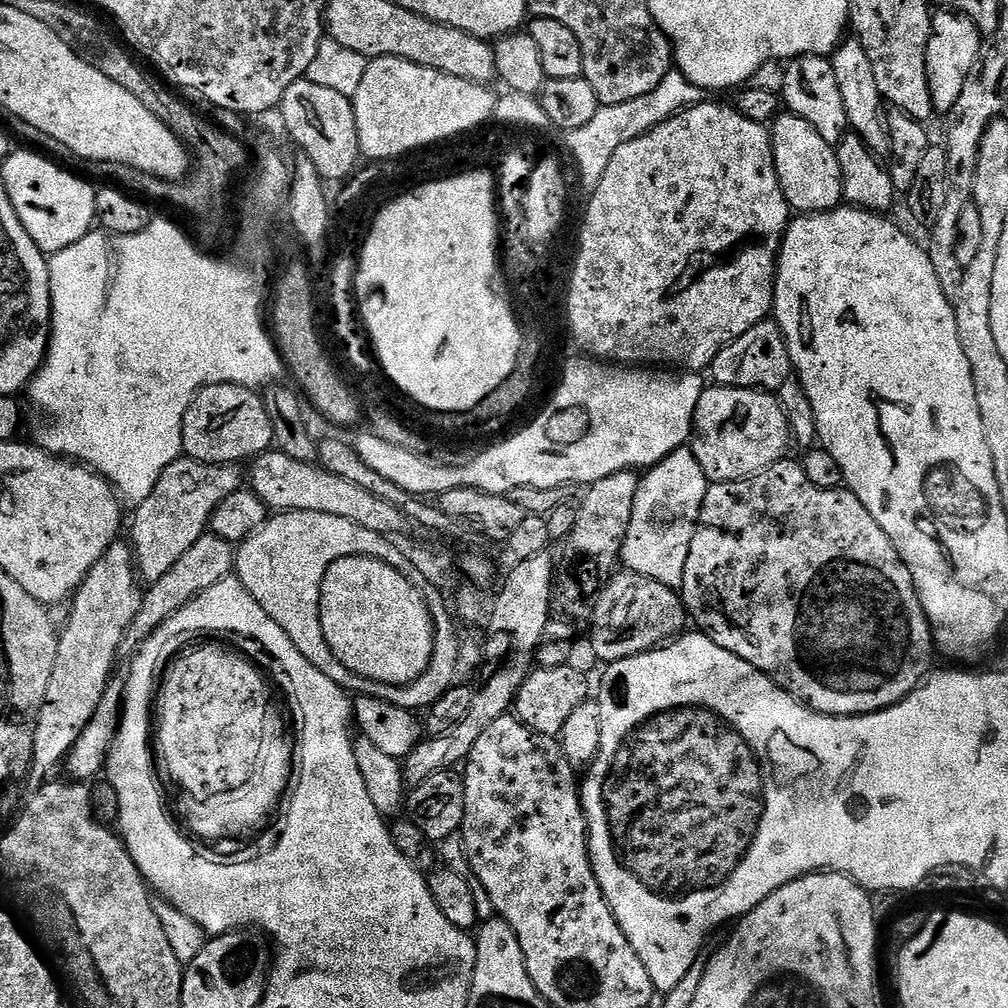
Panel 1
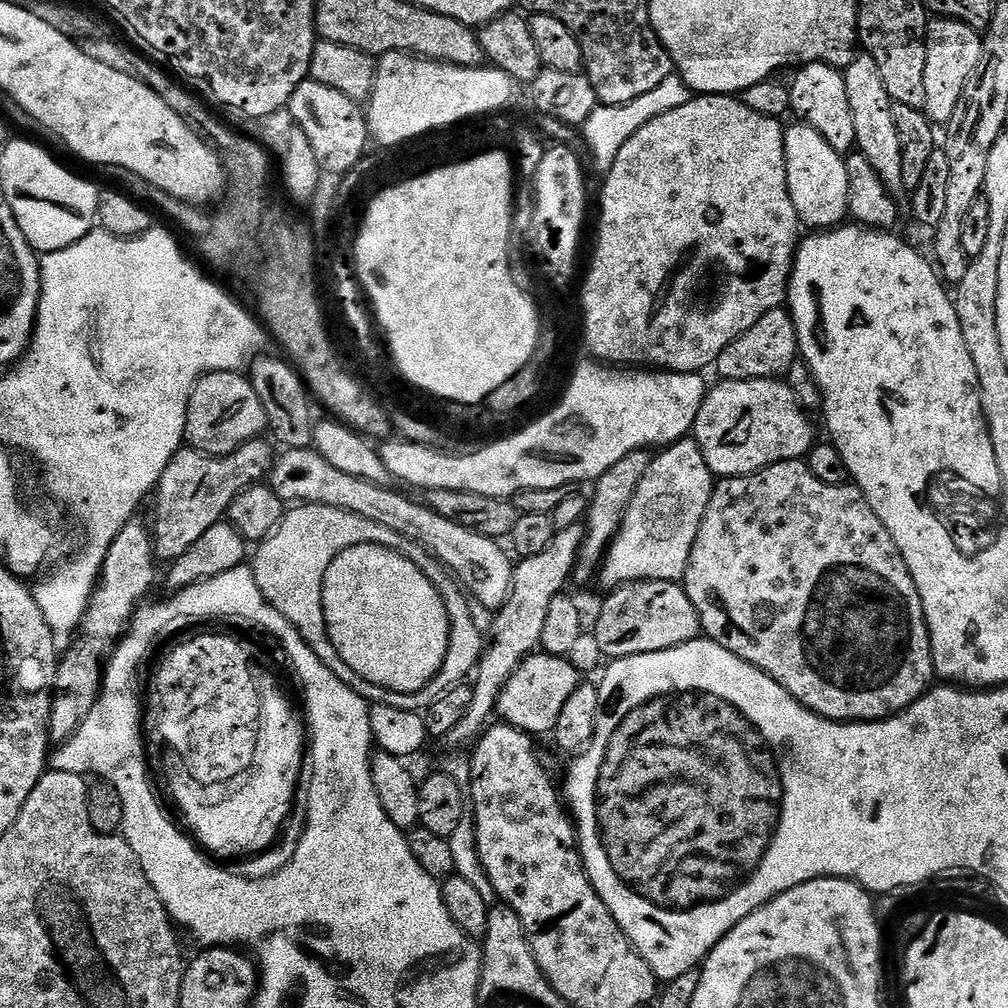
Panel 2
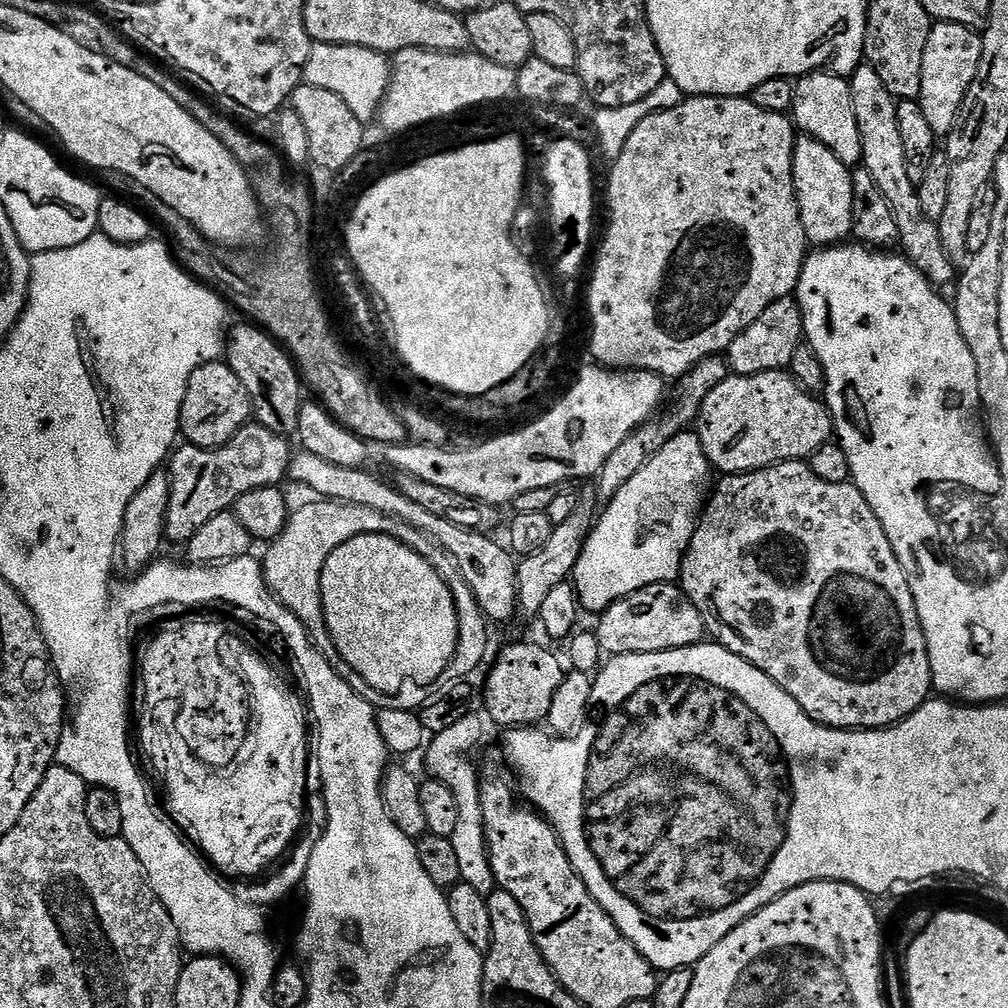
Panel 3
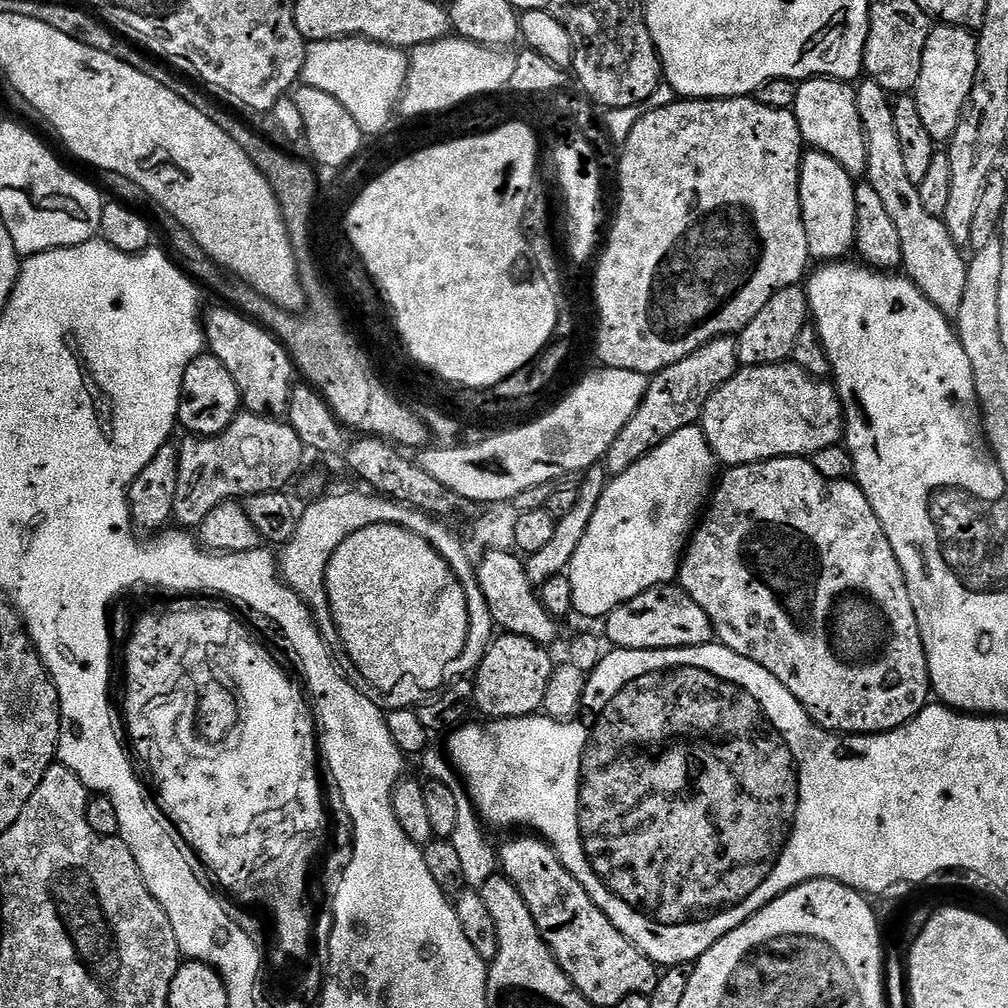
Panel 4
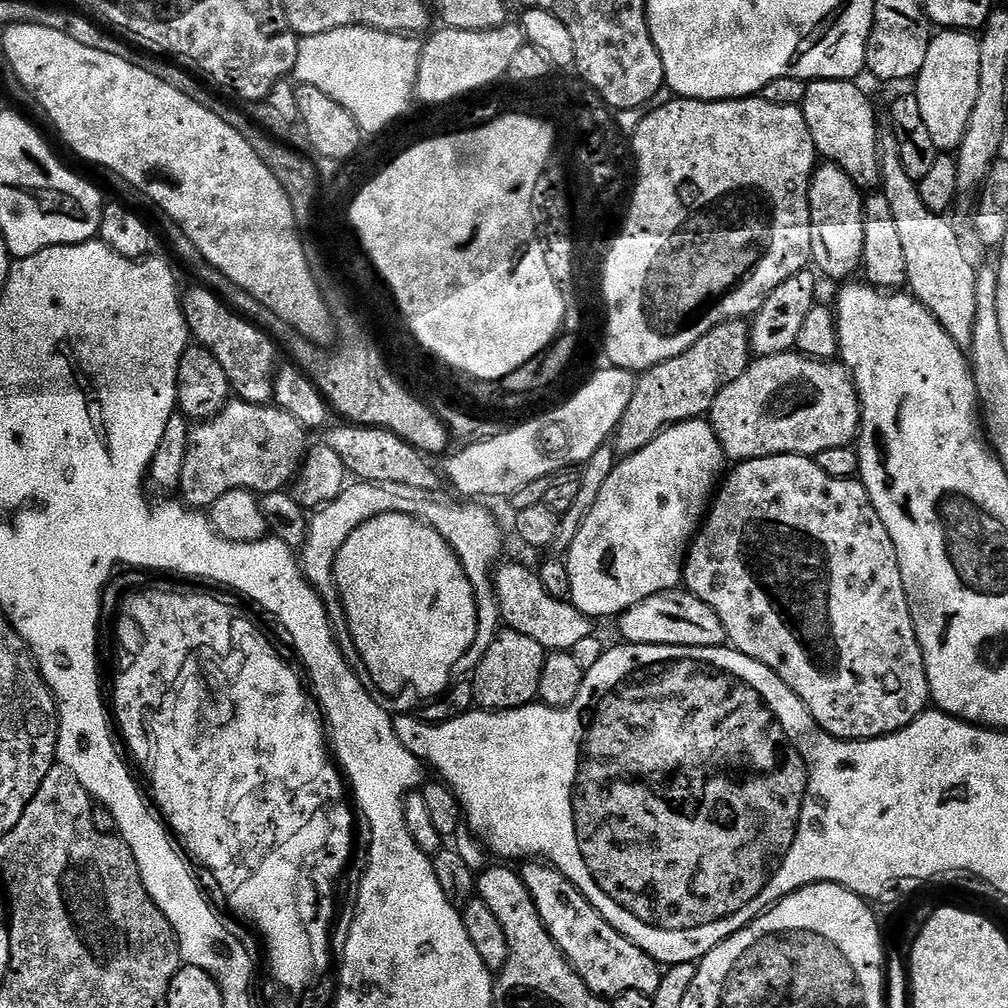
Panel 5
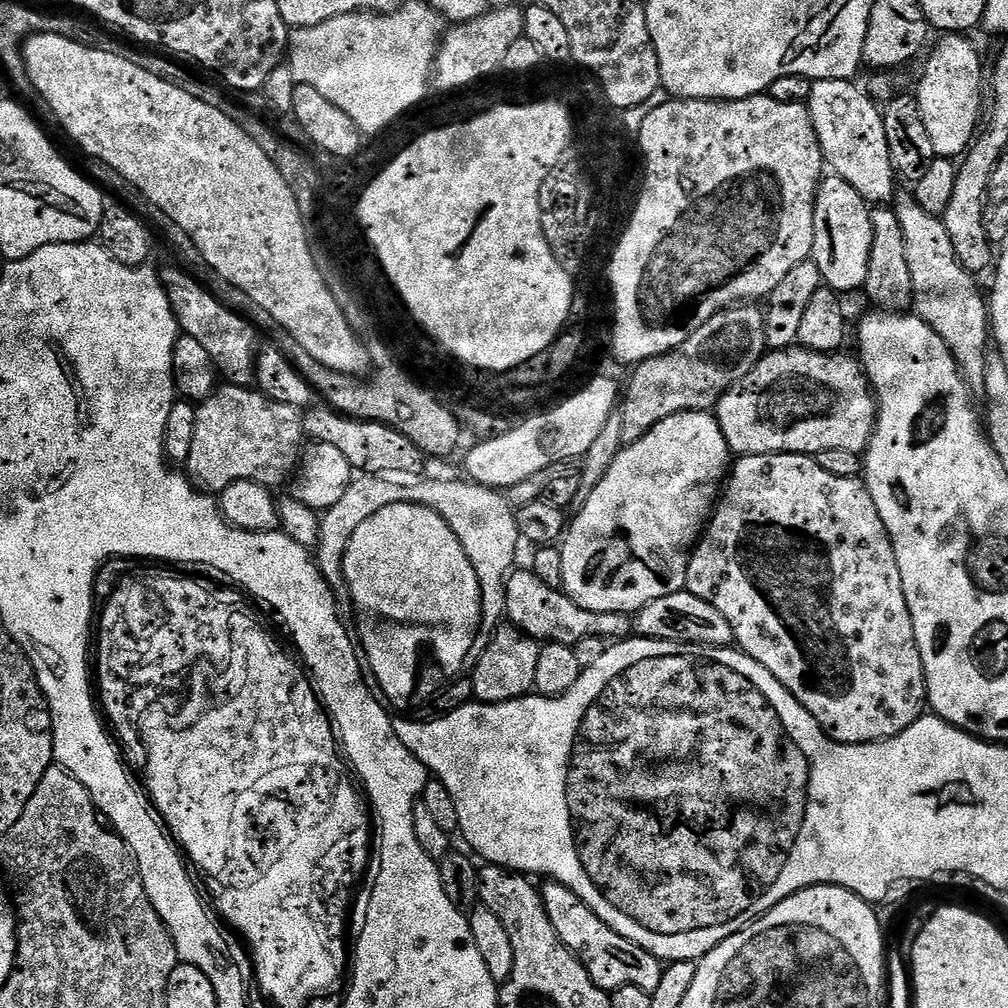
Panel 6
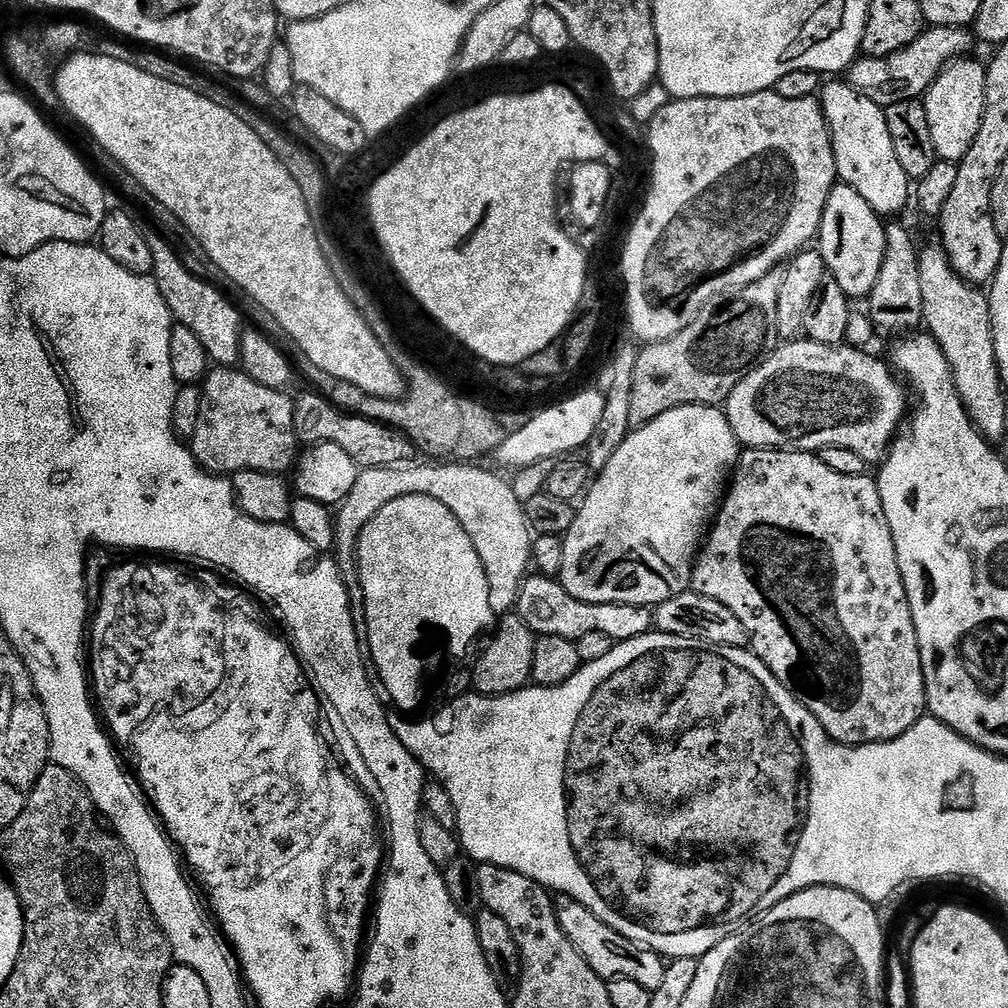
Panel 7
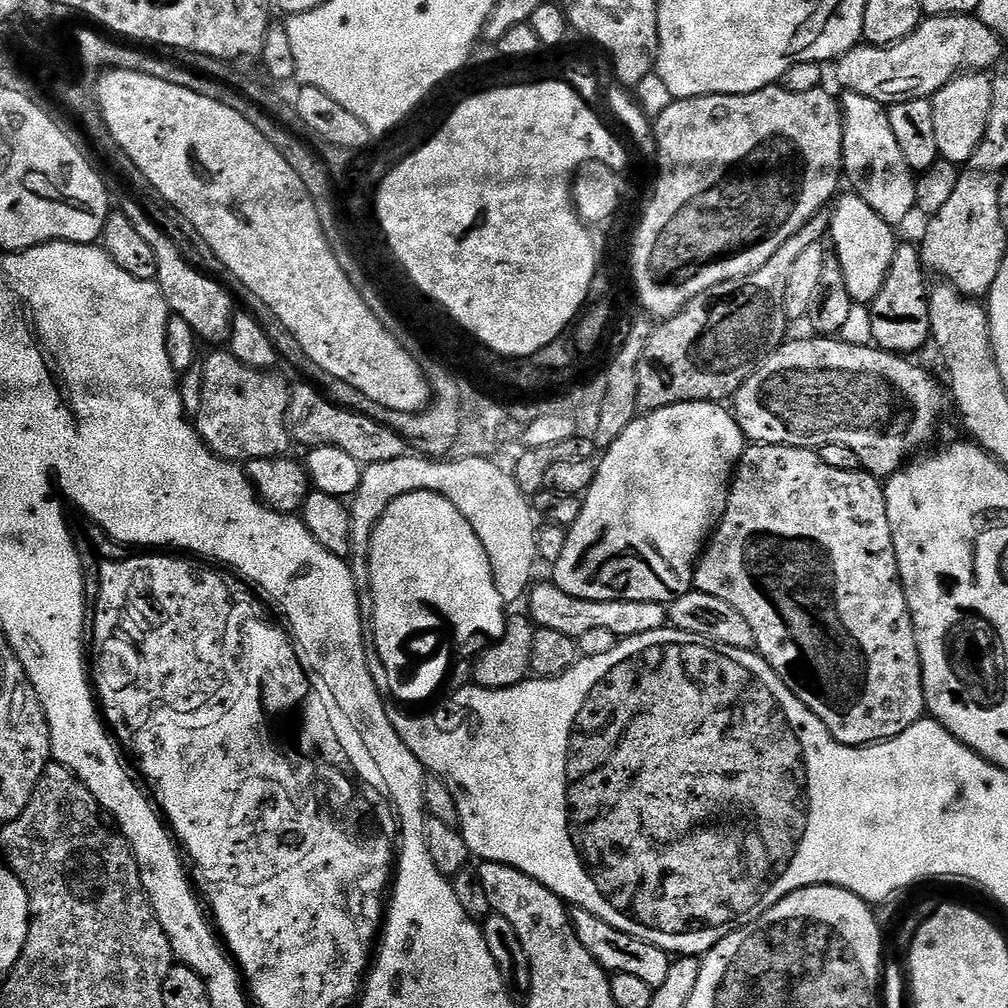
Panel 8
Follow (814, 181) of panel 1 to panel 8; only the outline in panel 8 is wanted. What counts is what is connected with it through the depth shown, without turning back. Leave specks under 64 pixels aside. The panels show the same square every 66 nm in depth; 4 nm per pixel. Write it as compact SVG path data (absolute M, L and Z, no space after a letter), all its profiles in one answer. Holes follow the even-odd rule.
M841 195L831 209L828 236L836 247L834 255L840 262L842 278L846 280L846 290L850 290L850 298L855 303L868 306L886 282L890 262L894 262L898 237L892 233L895 232L893 225L878 218L878 214L874 214L874 210L870 210L870 206L866 206L866 202L862 202L859 196L847 195Z

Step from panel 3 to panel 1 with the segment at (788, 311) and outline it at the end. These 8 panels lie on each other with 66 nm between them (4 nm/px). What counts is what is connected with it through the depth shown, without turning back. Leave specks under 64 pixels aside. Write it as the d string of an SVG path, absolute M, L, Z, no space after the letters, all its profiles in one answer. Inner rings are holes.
M769 318L758 322L758 326L750 326L742 338L730 342L730 346L726 346L718 358L714 358L710 375L721 388L758 388L771 393L780 389L787 380L793 379L790 350L775 319Z

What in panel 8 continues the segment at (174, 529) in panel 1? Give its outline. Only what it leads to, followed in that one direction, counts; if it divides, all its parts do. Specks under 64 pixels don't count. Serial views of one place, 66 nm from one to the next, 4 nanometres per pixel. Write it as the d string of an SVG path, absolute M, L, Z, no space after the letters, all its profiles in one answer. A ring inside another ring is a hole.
M212 350L208 357L202 360L204 366L204 385L202 386L202 406L200 413L194 418L194 427L196 432L204 440L204 445L214 453L215 456L221 456L223 460L231 460L233 462L249 462L251 460L274 459L283 457L288 452L288 444L290 445L290 433L286 427L288 423L288 398L290 395L289 385L283 384L272 370L261 370L259 368L251 368L242 362L238 362L238 358L234 358L234 354L227 350Z

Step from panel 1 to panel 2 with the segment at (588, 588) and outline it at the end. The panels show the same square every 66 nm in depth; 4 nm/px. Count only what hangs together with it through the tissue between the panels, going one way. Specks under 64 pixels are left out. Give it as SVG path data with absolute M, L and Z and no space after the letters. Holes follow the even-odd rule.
M647 451L631 452L626 454L620 462L614 462L614 466L610 466L610 470L606 470L606 474L602 474L600 479L595 481L593 488L596 489L590 492L588 501L584 541L576 559L575 583L588 584L591 580L595 581L597 579L600 565L604 563L604 556L608 553L612 540L622 526L626 510L646 474L649 463L650 456Z

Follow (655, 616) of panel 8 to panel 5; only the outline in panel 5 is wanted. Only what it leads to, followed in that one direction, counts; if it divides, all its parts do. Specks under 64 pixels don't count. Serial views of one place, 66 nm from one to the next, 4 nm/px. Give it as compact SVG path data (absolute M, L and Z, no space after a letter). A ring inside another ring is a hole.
M503 564L494 572L496 597L501 621L511 631L534 638L534 642L548 652L571 652L578 642L582 642L582 638L593 635L593 617L582 614L568 600L559 600L550 595L546 586L542 586L539 571L532 569L531 572L524 564Z

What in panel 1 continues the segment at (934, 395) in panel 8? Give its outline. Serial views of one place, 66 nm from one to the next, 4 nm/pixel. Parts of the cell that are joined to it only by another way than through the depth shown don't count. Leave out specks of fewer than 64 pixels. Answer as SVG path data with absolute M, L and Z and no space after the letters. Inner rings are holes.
M705 387L702 398L698 398L694 439L690 447L698 458L706 478L710 482L725 484L731 480L746 480L757 476L772 464L785 459L789 455L788 444L793 443L792 431L779 399L773 393L758 388L721 388Z

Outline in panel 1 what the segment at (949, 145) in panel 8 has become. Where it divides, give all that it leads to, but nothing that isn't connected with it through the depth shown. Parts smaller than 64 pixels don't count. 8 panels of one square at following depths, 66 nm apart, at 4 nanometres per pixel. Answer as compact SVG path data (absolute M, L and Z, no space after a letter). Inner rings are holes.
M940 10L933 15L930 42L926 50L926 66L930 82L930 98L937 113L947 114L962 95L962 86L980 53L982 37L976 23L955 10Z

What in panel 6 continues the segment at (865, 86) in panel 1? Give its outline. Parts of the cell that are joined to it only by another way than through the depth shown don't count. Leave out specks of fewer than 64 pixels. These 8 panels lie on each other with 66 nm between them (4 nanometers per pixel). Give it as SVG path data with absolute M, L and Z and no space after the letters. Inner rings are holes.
M901 191L895 197L894 207L902 235L906 242L906 262L910 266L910 279L914 282L912 302L914 315L922 318L942 342L954 354L954 362L964 375L969 389L980 390L984 387L986 366L990 355L990 304L976 285L977 277L962 266L958 254L954 254L954 242L946 234L943 219L934 214L926 214L918 206L911 191Z

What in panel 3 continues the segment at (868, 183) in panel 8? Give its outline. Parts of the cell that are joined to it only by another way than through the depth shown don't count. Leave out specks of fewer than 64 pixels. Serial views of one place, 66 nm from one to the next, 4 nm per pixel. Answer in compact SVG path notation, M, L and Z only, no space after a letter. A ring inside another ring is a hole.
M811 72L795 81L796 93L790 113L795 127L803 135L814 138L834 153L834 158L849 170L862 161L862 134L858 134L858 121L854 118L854 102L850 102L850 86L843 76L833 76L831 72Z

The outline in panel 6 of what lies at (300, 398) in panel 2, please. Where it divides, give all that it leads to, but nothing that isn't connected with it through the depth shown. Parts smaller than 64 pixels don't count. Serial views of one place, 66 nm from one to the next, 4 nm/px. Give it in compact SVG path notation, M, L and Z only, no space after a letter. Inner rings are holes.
M176 268L161 271L159 277L168 295L172 312L176 315L177 329L183 335L194 338L206 349L206 354L210 354L217 373L227 383L249 387L256 378L257 329L238 313L228 309L221 300L216 299L195 275Z

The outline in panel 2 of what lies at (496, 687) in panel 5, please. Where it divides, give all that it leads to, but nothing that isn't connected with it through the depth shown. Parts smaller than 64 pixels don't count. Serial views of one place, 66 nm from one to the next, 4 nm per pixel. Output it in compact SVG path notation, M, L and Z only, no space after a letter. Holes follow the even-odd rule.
M536 650L531 655L525 656L521 664L514 670L513 676L505 682L504 688L500 691L500 697L496 700L495 715L503 723L529 734L555 733L556 723L562 714L562 706L566 706L566 698L570 698L570 694L574 694L576 687L582 683L582 674L572 664L565 663L564 668L552 668L552 664L554 664L553 657L543 650Z

